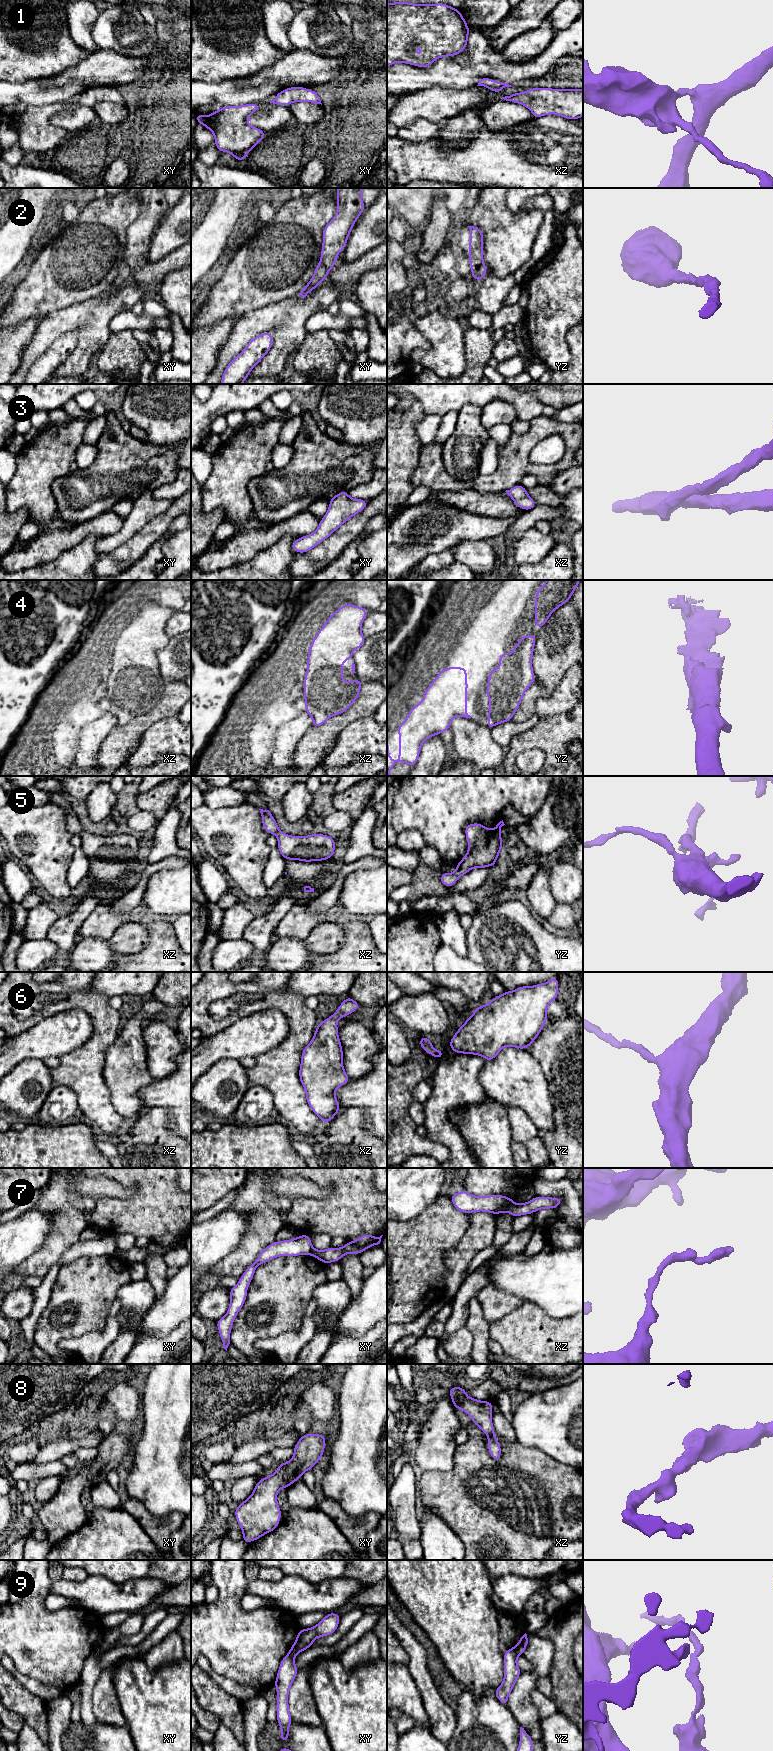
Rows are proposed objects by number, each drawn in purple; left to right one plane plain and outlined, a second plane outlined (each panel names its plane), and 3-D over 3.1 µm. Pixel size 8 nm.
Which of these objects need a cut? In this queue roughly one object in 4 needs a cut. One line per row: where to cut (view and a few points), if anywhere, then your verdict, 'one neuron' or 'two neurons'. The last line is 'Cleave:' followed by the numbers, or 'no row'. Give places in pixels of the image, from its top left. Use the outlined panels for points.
1: no cut; one neuron
2: no cut; one neuron
3: no cut; one neuron
4: no cut; one neuron
5: no cut; one neuron
6: no cut; one neuron
7: cut in xz along (513, 1203), (506, 1210); two neurons
8: no cut; one neuron
9: cut in yz along (513, 1647), (518, 1655); two neurons
Cleave: 7, 9

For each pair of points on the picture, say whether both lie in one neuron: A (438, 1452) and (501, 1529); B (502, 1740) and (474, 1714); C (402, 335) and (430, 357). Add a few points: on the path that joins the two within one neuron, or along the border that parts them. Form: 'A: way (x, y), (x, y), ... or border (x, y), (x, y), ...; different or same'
A: border (456, 1446), (453, 1467), (450, 1470), (429, 1471); different
B: way (495, 1735), (481, 1721); same
C: border (414, 325), (430, 346), (414, 349), (412, 361); different

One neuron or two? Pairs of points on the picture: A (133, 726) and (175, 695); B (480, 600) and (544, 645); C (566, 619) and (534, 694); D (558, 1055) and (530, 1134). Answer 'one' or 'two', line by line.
A: one
B: two
C: one
D: two

